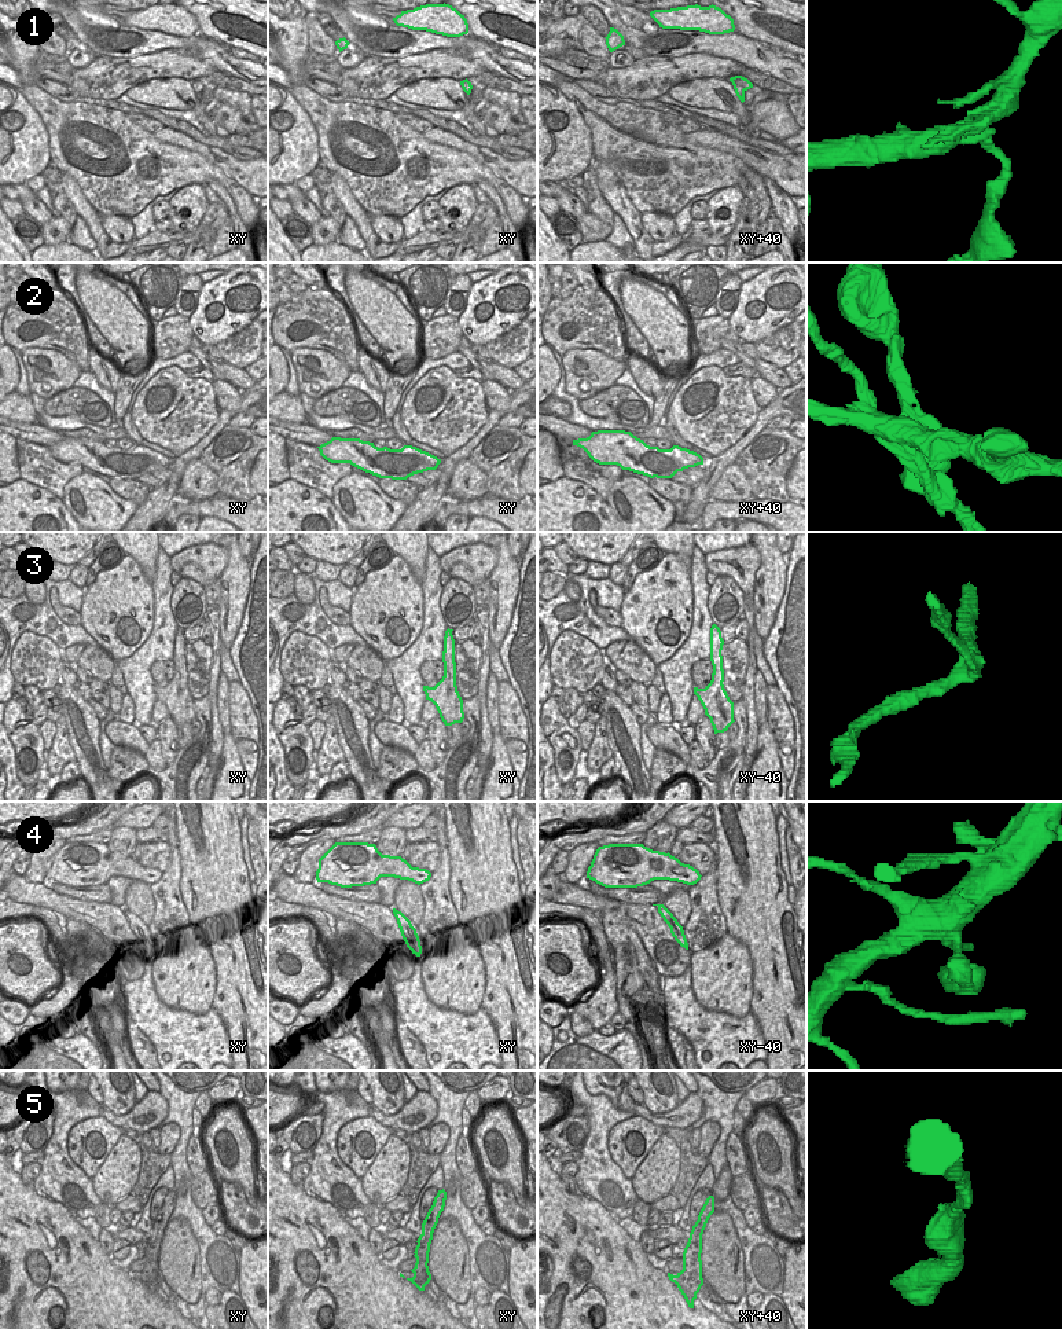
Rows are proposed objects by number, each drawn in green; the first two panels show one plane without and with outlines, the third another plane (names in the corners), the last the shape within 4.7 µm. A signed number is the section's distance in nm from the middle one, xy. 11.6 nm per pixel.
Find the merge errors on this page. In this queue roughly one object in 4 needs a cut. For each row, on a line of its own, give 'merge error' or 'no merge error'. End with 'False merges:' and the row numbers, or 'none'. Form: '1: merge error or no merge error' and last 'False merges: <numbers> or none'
1: merge error
2: merge error
3: no merge error
4: no merge error
5: no merge error
False merges: 1, 2

